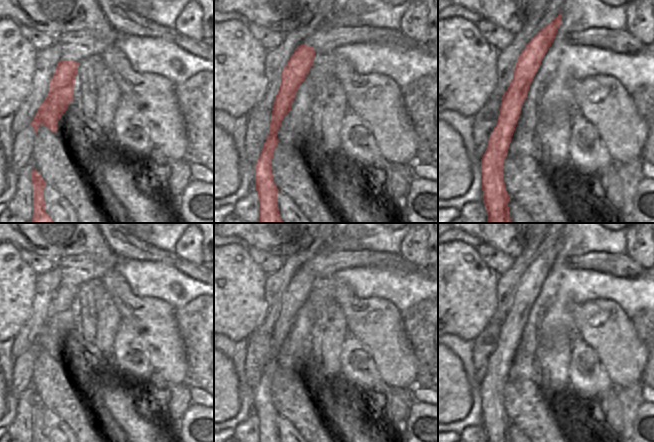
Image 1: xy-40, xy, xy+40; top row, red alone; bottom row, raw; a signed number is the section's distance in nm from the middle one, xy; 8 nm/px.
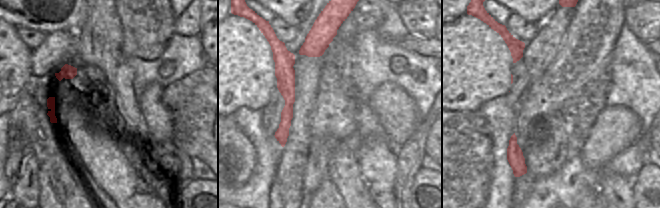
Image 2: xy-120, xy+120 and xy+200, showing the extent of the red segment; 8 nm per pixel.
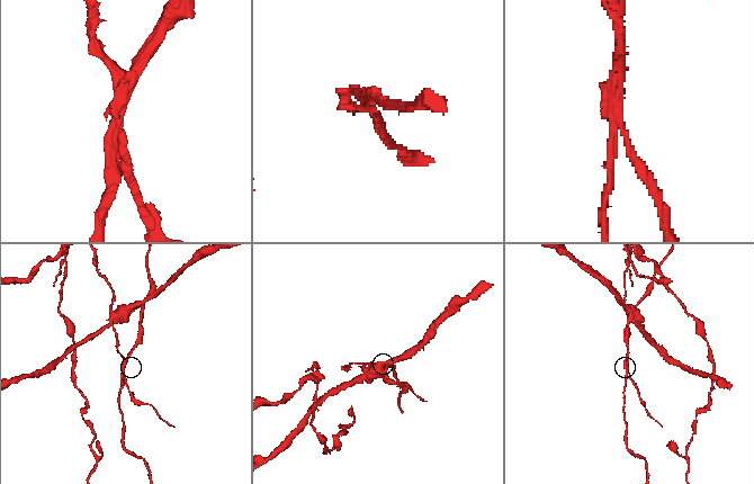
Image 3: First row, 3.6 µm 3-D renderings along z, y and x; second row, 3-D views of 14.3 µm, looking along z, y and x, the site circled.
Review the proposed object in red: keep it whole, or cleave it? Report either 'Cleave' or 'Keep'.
Cleave.

